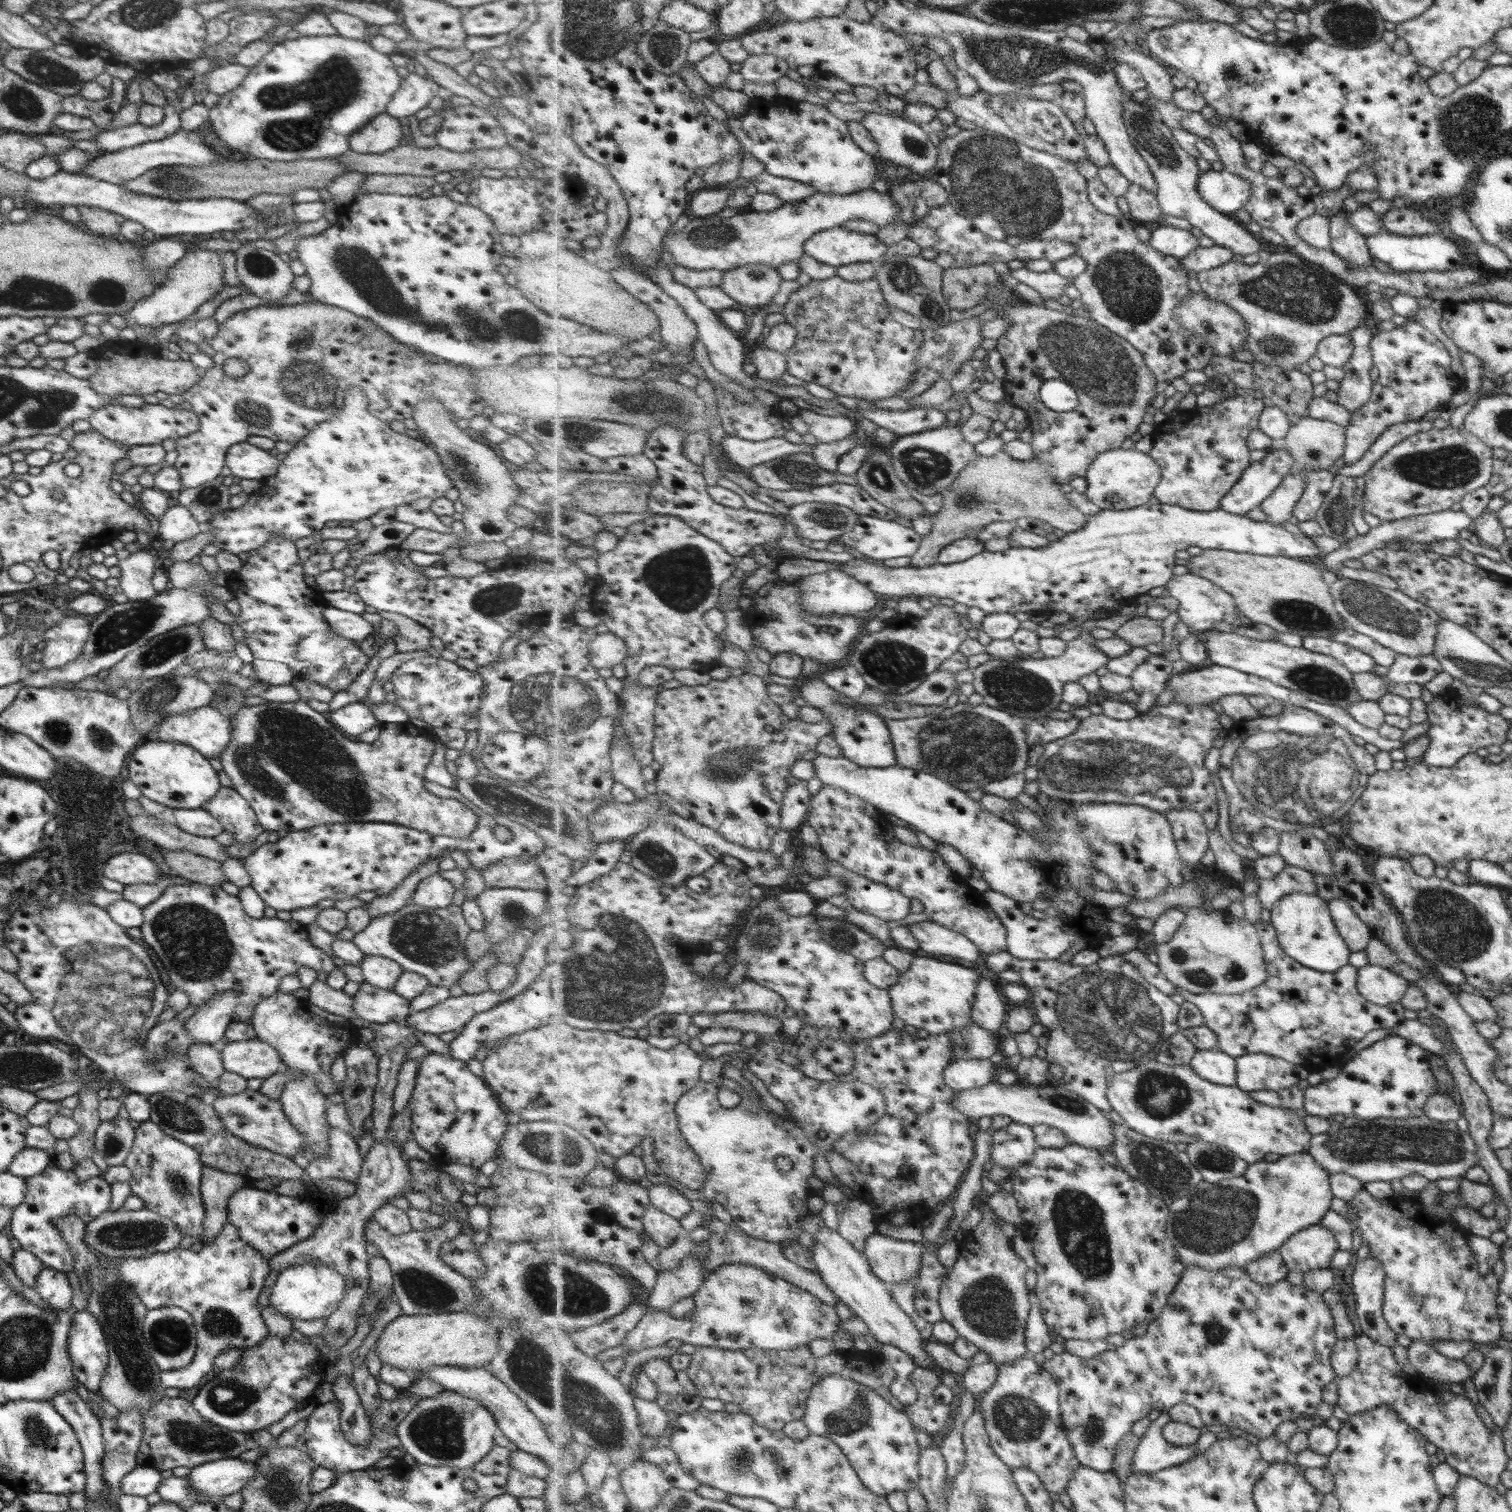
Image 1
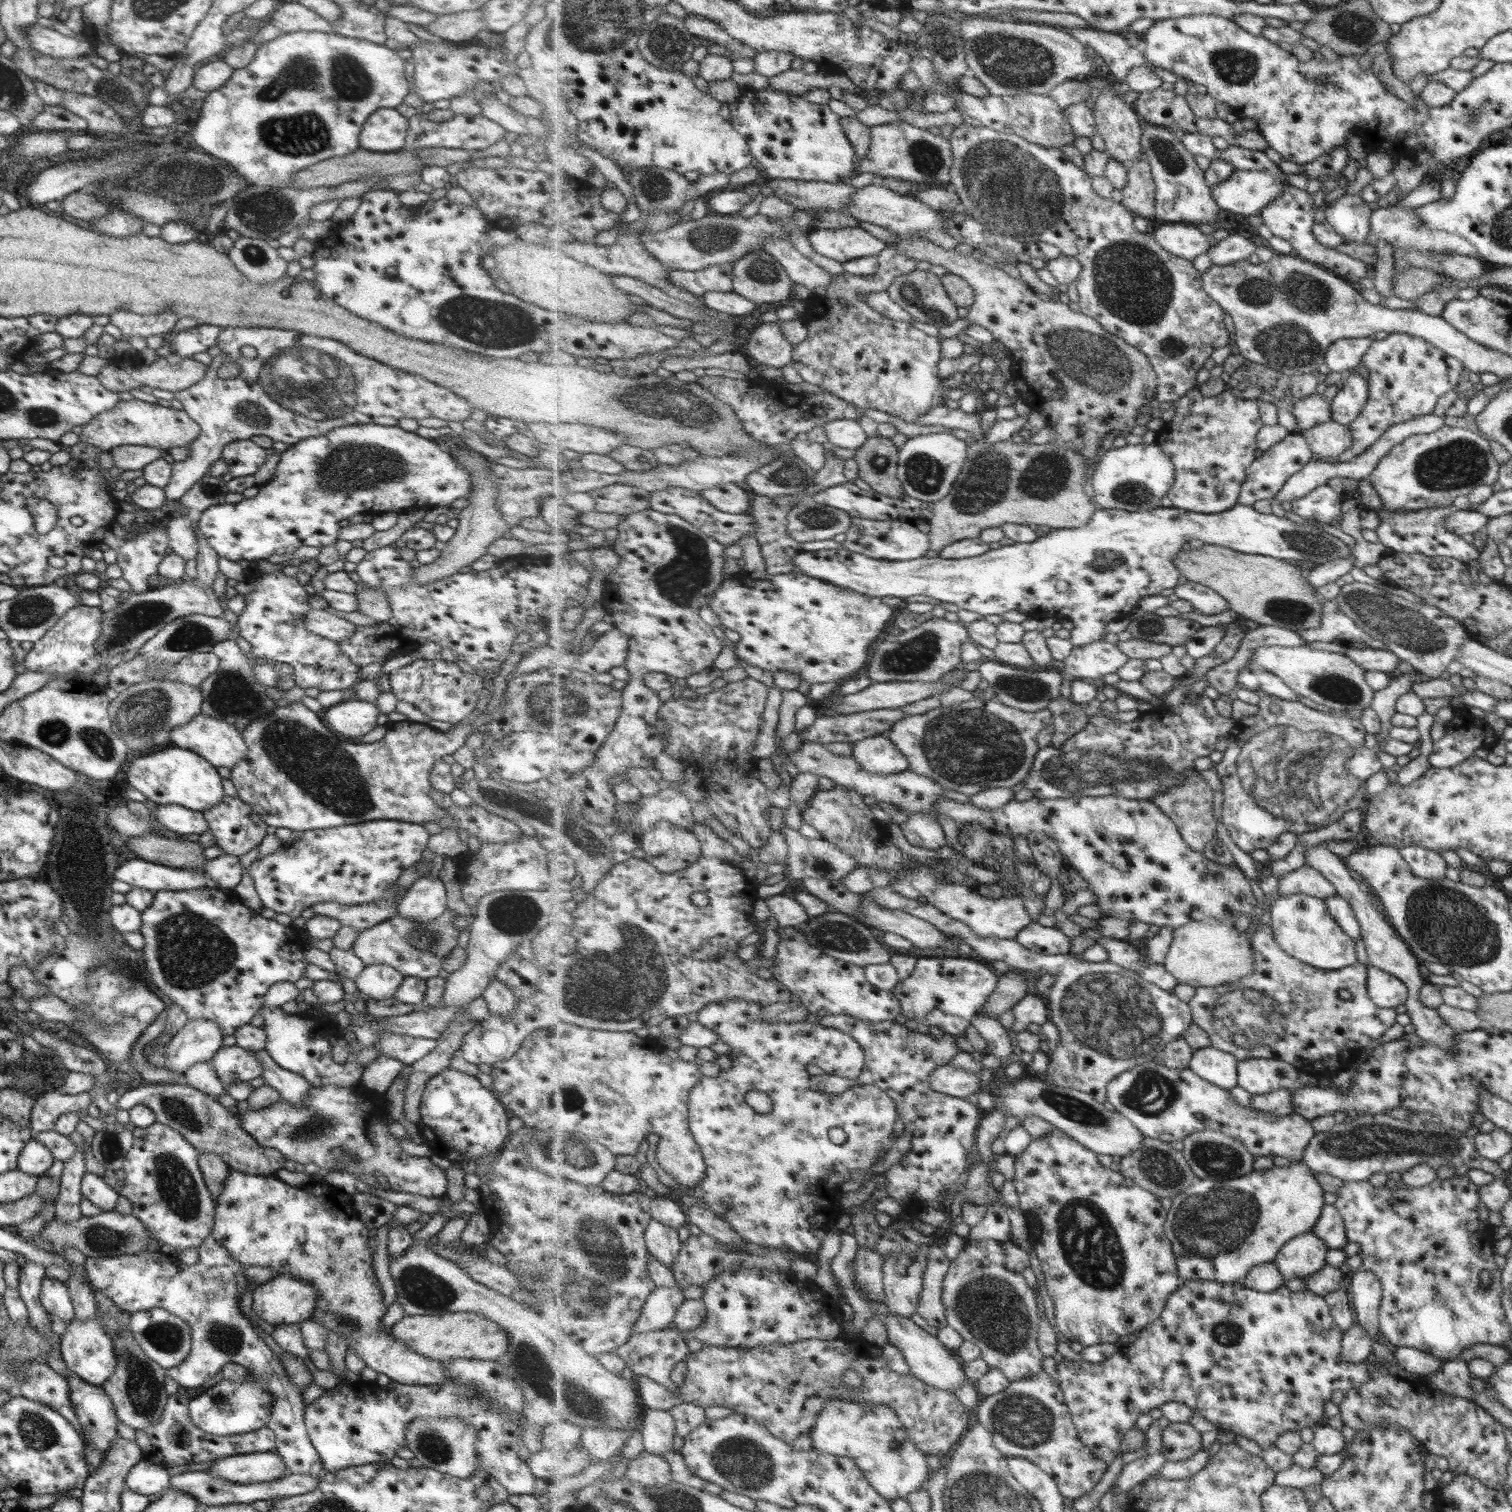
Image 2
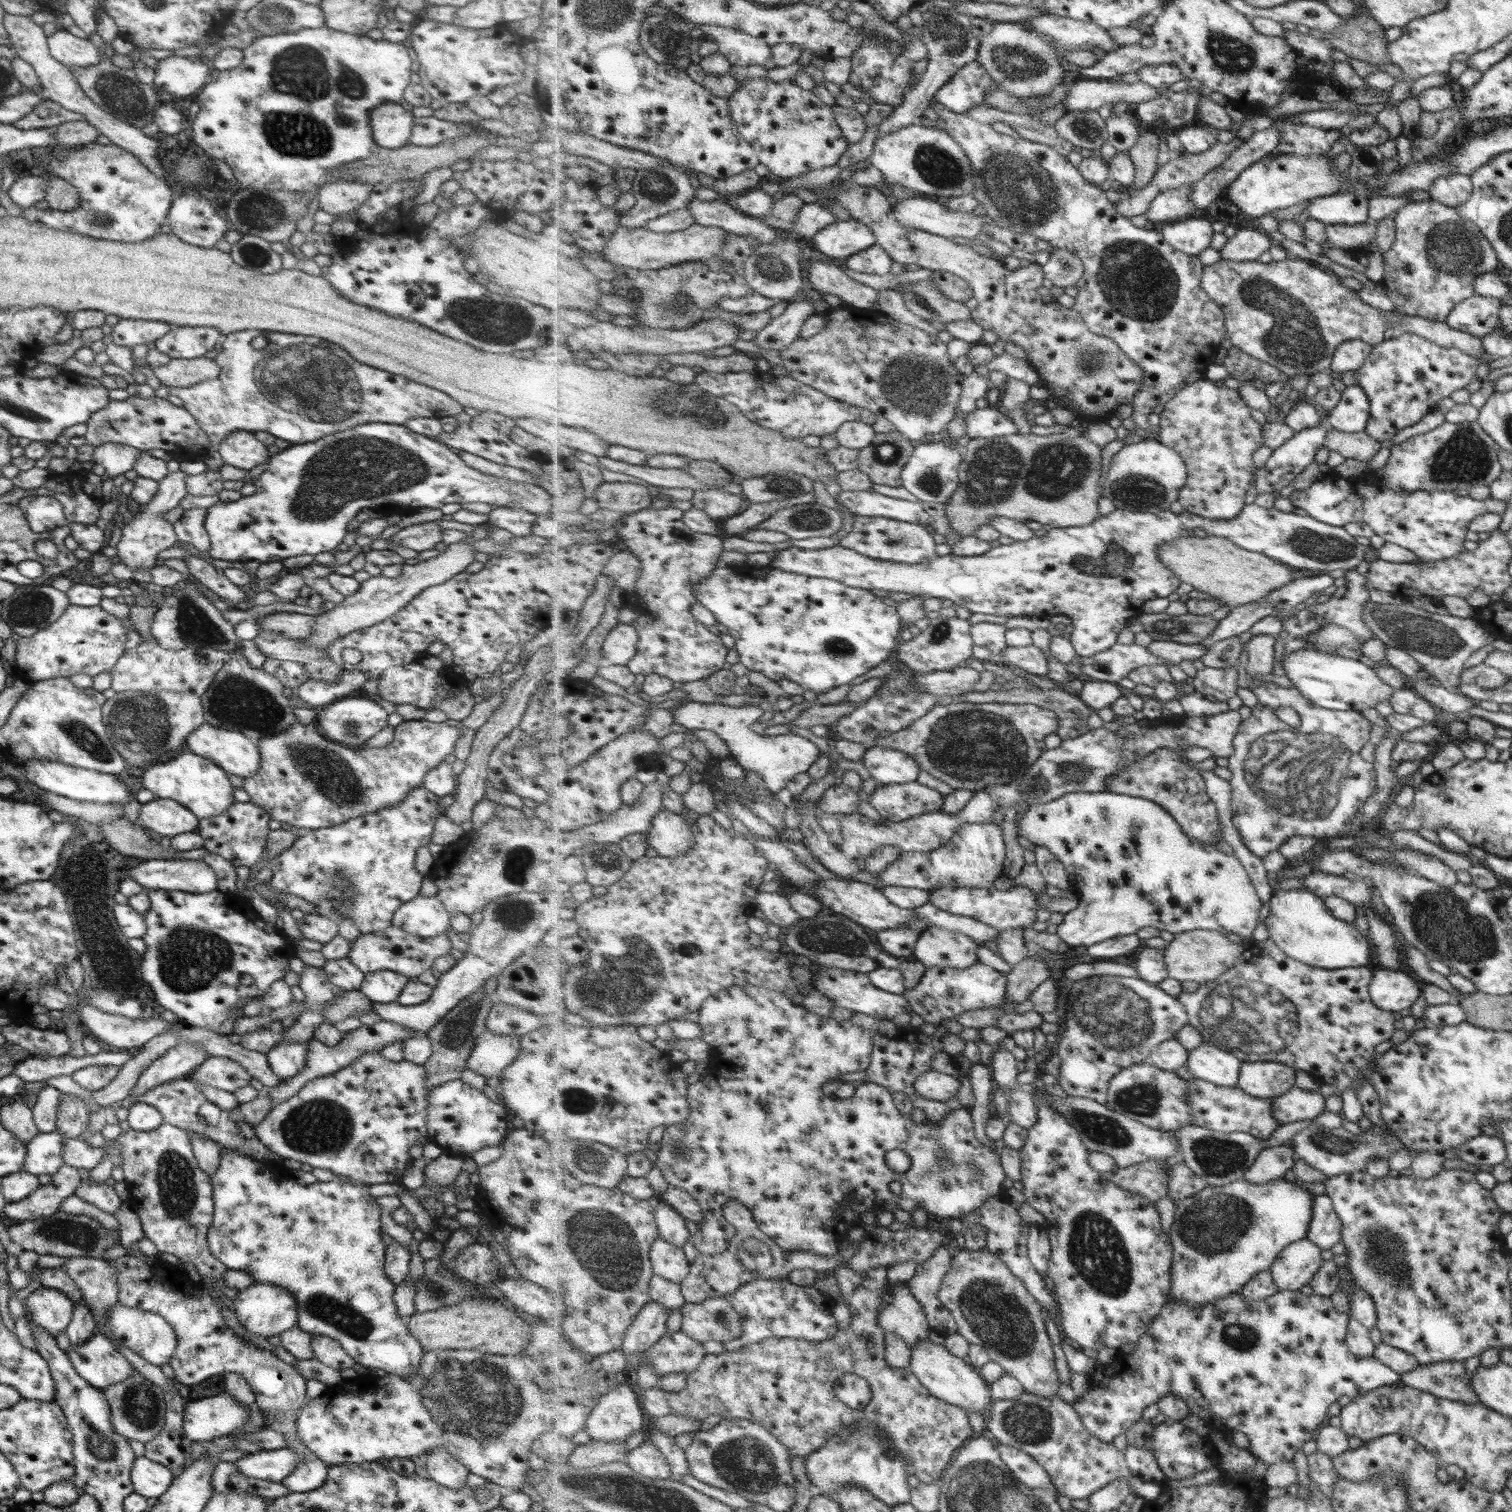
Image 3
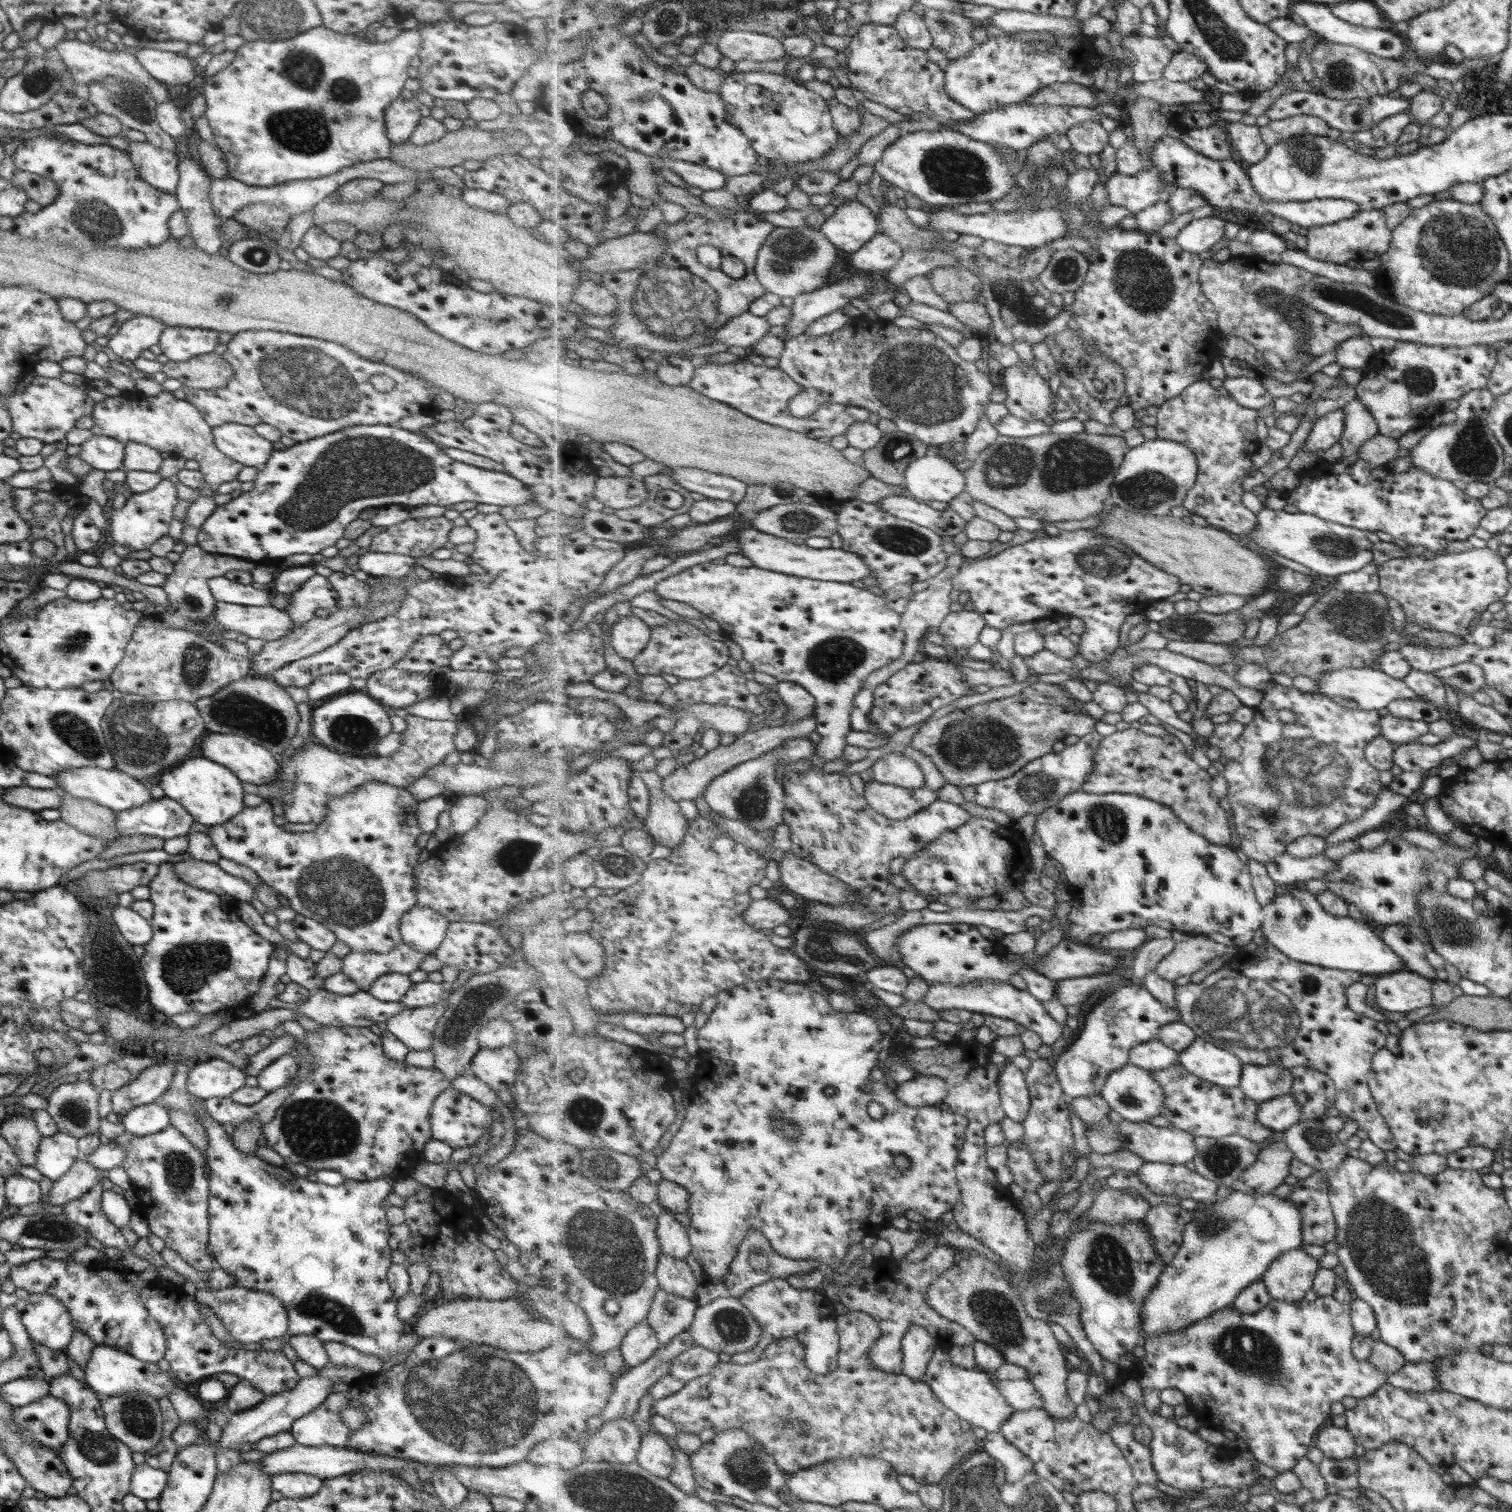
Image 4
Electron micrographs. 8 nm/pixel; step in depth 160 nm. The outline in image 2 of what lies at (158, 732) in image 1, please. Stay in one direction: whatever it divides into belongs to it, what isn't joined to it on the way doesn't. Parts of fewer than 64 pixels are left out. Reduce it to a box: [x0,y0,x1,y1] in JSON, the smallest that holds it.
[168,713,247,771]

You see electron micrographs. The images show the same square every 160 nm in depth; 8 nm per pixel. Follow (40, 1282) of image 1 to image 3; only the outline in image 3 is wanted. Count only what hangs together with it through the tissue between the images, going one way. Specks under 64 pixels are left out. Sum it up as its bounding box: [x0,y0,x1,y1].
[23,1287,74,1339]

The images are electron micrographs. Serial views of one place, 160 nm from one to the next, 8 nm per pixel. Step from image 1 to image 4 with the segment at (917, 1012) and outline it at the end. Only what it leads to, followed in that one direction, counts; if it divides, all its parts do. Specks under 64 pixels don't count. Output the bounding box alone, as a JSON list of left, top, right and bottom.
[923,980,1067,1046]

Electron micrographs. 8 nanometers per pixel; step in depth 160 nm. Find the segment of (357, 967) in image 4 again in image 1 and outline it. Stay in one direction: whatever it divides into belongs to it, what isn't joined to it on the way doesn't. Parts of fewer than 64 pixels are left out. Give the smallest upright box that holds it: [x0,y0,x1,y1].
[350,904,471,988]

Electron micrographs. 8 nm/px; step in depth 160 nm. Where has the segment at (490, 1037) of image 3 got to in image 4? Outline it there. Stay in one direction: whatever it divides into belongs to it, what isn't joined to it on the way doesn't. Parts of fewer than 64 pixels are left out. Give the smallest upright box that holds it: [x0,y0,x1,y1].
[467,1045,520,1093]

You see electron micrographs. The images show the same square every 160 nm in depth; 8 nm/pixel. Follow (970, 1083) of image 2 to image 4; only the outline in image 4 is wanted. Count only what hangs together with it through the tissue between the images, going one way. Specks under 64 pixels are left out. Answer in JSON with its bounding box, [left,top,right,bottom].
[895,1074,949,1107]

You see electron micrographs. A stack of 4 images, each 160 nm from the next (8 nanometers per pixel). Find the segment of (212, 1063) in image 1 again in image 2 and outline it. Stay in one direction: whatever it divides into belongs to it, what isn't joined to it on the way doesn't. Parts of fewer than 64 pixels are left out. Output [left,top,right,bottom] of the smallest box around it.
[182,1060,226,1101]

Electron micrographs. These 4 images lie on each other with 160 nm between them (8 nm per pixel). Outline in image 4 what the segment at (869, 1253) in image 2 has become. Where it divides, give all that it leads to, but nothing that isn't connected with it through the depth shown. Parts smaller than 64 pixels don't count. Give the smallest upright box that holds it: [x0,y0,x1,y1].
[651,1312,977,1486]

